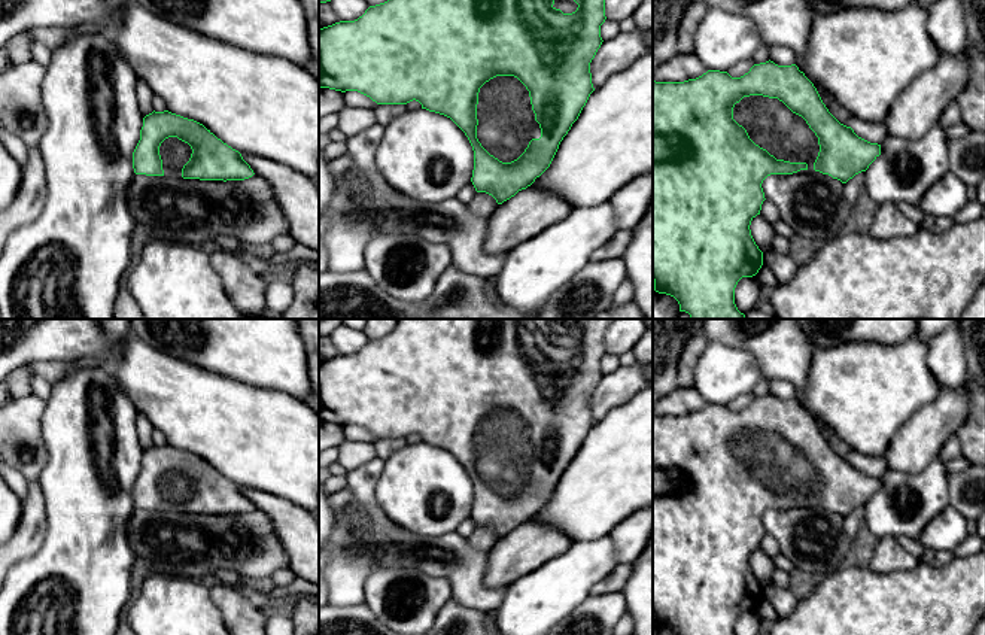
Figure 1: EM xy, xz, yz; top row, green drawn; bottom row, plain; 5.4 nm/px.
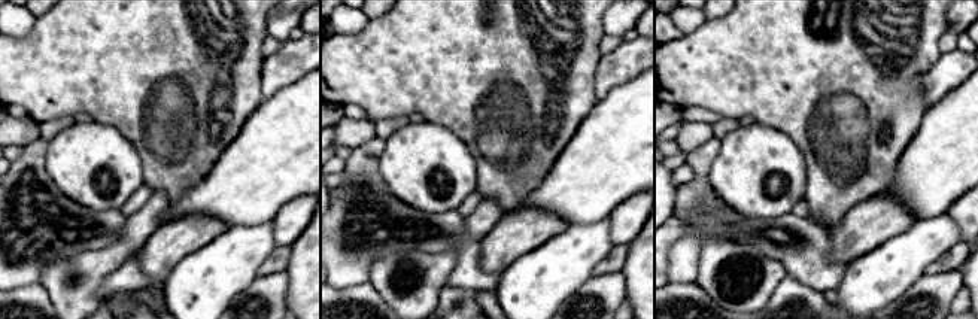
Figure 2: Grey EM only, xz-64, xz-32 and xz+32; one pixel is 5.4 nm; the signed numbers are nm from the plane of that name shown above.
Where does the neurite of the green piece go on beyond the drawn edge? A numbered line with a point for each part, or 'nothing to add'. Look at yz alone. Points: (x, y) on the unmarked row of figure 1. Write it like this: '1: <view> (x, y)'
1: yz (769, 456)

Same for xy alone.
1: xy (175, 488)

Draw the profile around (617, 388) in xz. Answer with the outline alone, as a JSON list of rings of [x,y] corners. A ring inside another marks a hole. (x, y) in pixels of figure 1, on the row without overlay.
[[[636,362],[633,367],[618,367],[604,374],[590,397],[593,422],[601,422],[608,411],[629,402],[651,382],[645,377],[648,364]]]

